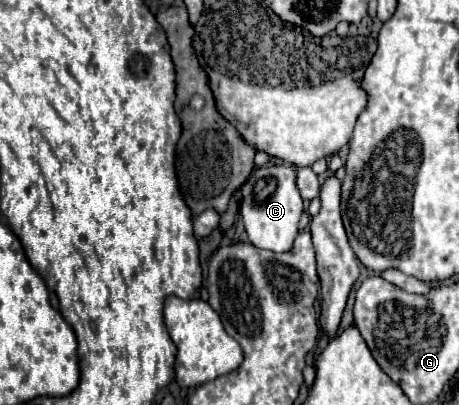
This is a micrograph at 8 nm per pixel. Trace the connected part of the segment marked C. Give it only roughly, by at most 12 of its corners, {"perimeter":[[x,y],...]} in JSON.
{"perimeter":[[256,168],[240,214],[256,248],[288,252],[304,212],[296,168]]}

